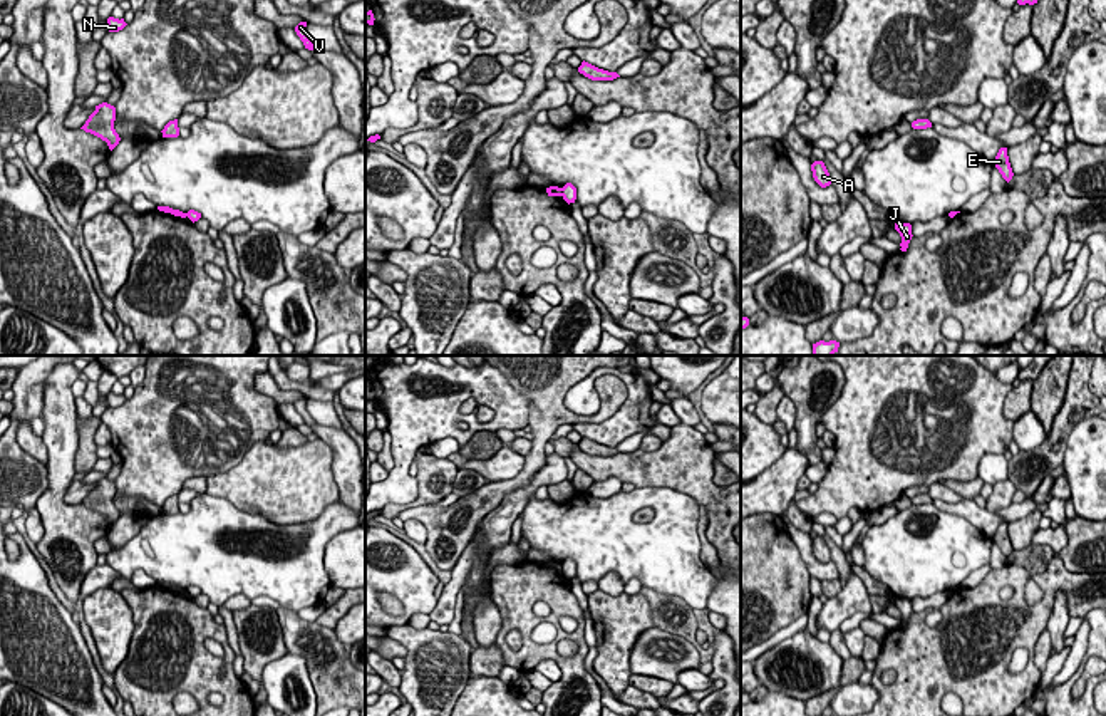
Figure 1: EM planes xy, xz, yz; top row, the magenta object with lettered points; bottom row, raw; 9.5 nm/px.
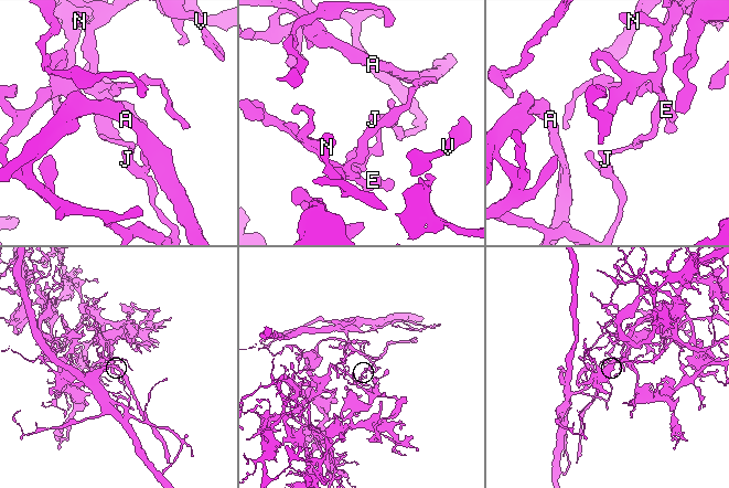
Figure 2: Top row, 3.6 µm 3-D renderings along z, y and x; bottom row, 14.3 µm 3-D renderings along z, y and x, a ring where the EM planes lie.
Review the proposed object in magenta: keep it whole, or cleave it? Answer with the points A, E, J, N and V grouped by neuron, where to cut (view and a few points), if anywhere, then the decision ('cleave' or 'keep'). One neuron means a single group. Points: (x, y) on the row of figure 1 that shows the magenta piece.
groups A E N V / J; cut xz (560, 188), (562, 195); cleave

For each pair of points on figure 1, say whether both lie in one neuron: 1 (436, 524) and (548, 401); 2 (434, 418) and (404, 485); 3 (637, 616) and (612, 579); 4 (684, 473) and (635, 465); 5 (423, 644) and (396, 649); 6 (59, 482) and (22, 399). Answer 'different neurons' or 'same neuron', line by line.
1: same neuron
2: same neuron
3: different neurons
4: same neuron
5: different neurons
6: different neurons

